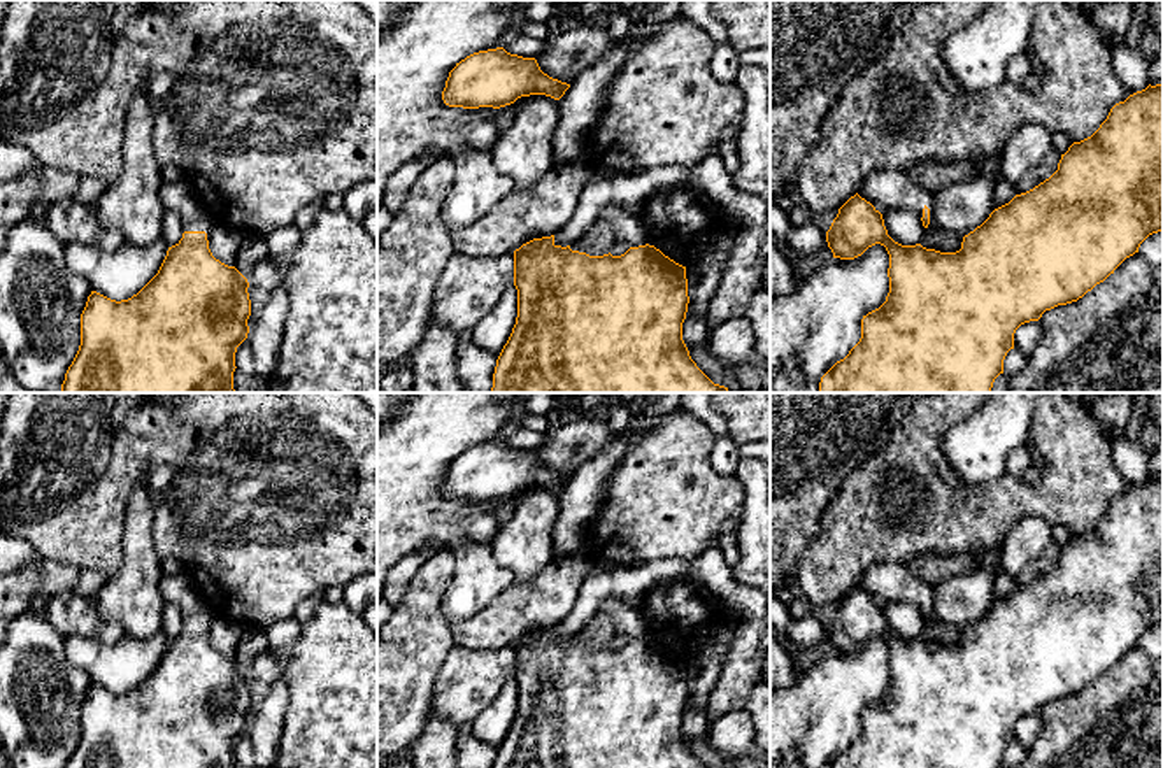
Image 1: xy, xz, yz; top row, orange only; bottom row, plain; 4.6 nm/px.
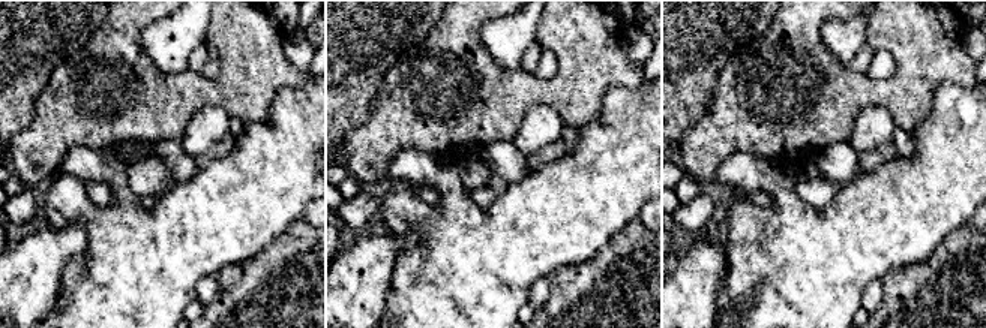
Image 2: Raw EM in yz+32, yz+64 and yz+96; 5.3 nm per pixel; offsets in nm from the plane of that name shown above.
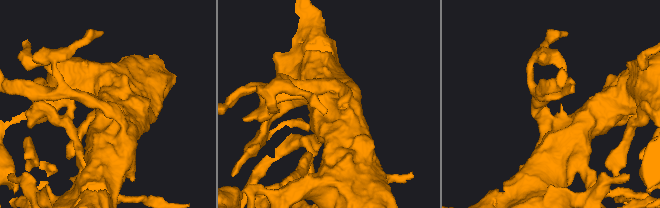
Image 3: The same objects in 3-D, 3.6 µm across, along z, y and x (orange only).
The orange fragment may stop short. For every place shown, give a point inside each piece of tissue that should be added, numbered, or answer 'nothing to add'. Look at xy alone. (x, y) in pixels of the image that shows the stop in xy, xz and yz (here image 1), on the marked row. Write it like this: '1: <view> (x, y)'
1: xy (179, 195)

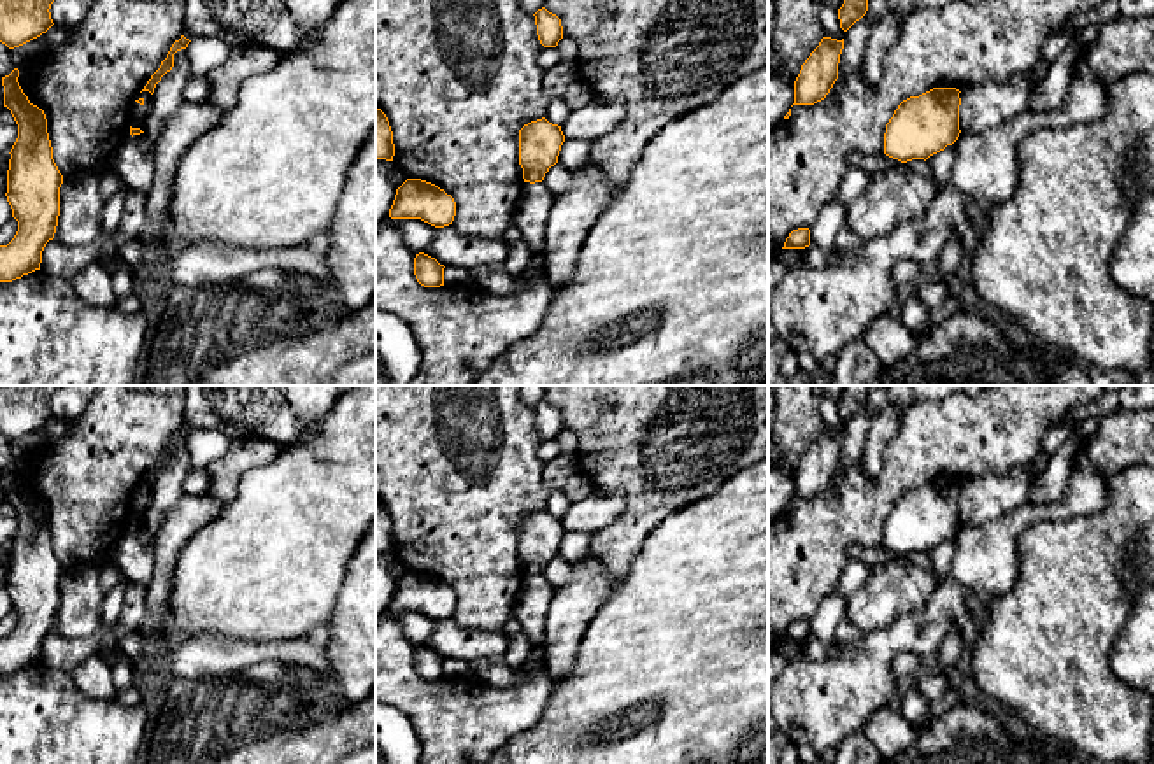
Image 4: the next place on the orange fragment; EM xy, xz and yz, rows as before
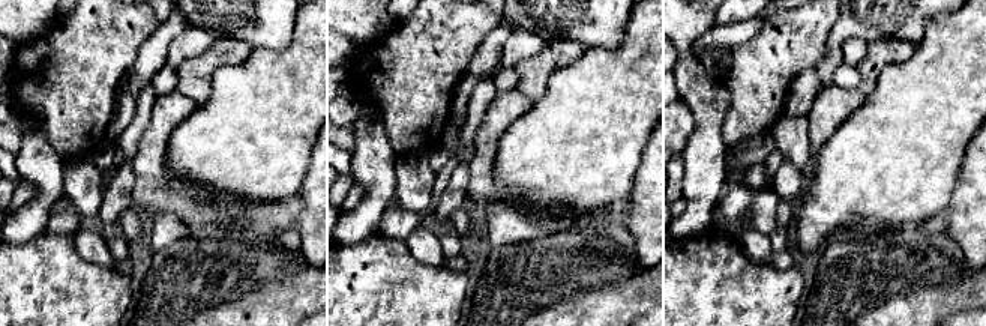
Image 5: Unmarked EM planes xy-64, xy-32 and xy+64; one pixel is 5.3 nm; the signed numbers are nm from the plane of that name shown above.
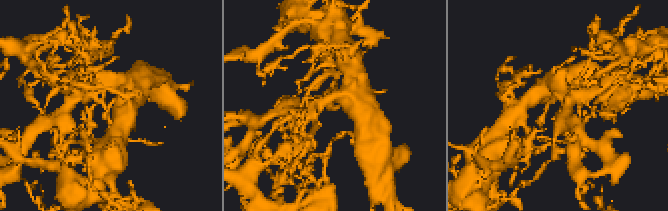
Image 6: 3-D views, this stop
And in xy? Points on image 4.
nothing to add

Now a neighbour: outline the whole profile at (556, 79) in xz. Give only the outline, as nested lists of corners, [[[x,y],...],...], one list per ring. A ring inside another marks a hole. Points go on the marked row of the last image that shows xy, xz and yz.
[[[561,60],[542,79],[542,91],[549,100],[563,98],[566,88],[579,77],[577,61]]]

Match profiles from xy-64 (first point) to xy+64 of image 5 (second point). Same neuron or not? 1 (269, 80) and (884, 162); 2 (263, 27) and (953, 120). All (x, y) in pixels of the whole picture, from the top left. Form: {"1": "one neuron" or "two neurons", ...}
{"1": "one neuron", "2": "two neurons"}

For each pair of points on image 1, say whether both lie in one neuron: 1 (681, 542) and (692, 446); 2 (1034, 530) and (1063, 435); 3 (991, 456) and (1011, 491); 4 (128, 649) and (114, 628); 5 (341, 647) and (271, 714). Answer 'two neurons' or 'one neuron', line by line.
1: one neuron
2: two neurons
3: two neurons
4: two neurons
5: two neurons

